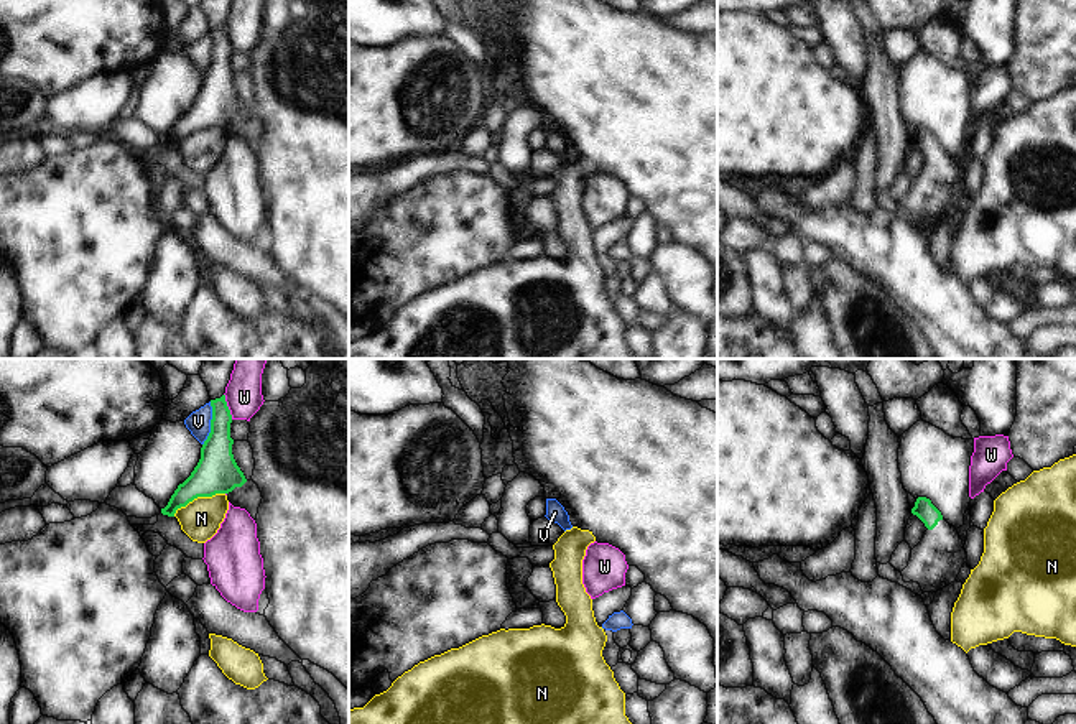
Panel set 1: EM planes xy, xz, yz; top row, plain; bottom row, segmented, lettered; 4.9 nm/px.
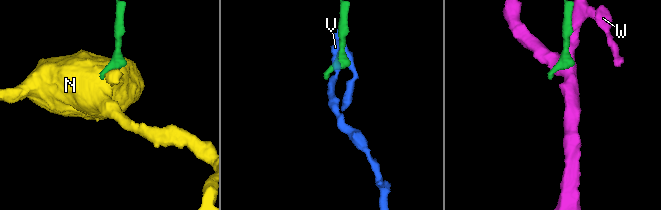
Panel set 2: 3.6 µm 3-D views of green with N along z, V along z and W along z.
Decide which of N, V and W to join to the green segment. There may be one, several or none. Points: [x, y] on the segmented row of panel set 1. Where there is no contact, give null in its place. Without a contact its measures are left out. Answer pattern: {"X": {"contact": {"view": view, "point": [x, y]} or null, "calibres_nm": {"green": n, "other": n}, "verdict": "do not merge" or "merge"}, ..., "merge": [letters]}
{"N": {"contact": {"view": "xy", "point": [198, 496]}, "calibres_nm": {"green": 200, "other": 200}, "verdict": "do not merge"}, "V": {"contact": {"view": "xy", "point": [211, 423]}, "calibres_nm": {"green": 200, "other": 110}, "verdict": "do not merge"}, "W": {"contact": {"view": "xy", "point": [227, 407]}, "calibres_nm": {"green": 160, "other": 180}, "verdict": "do not merge"}, "merge": []}

